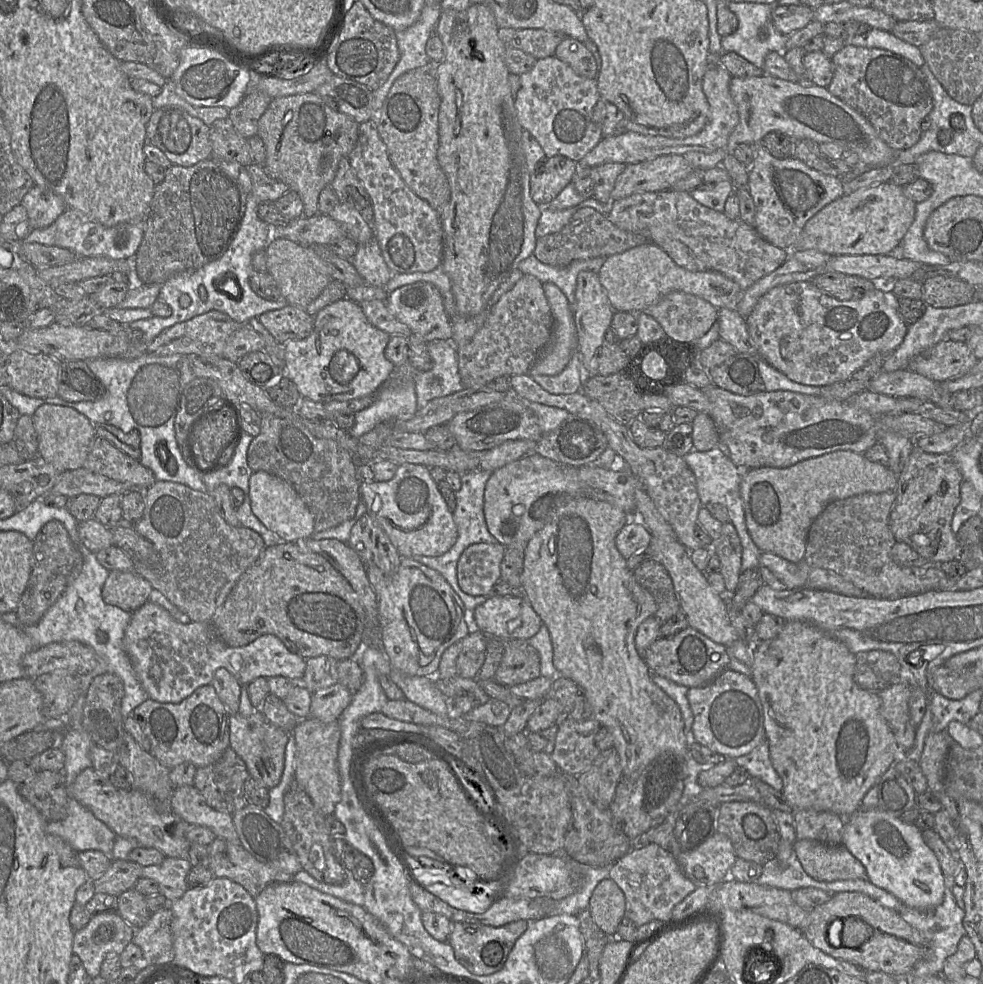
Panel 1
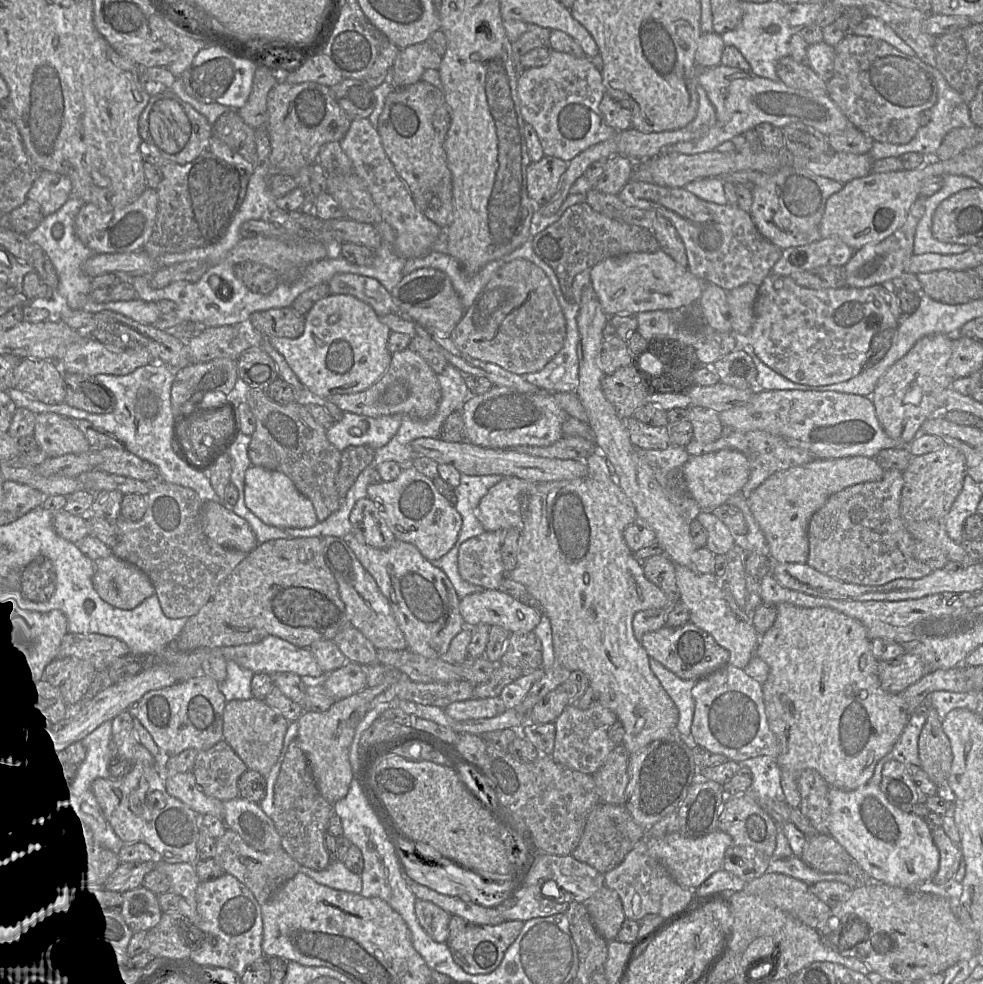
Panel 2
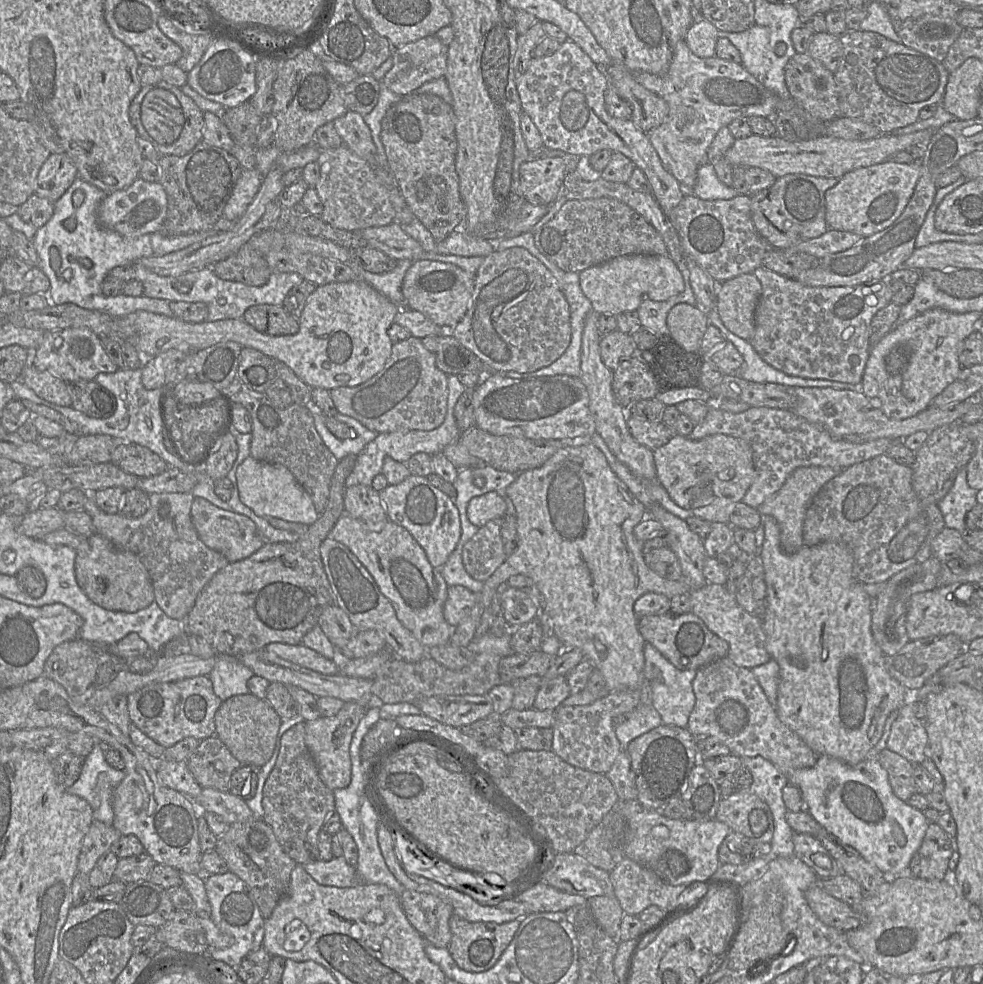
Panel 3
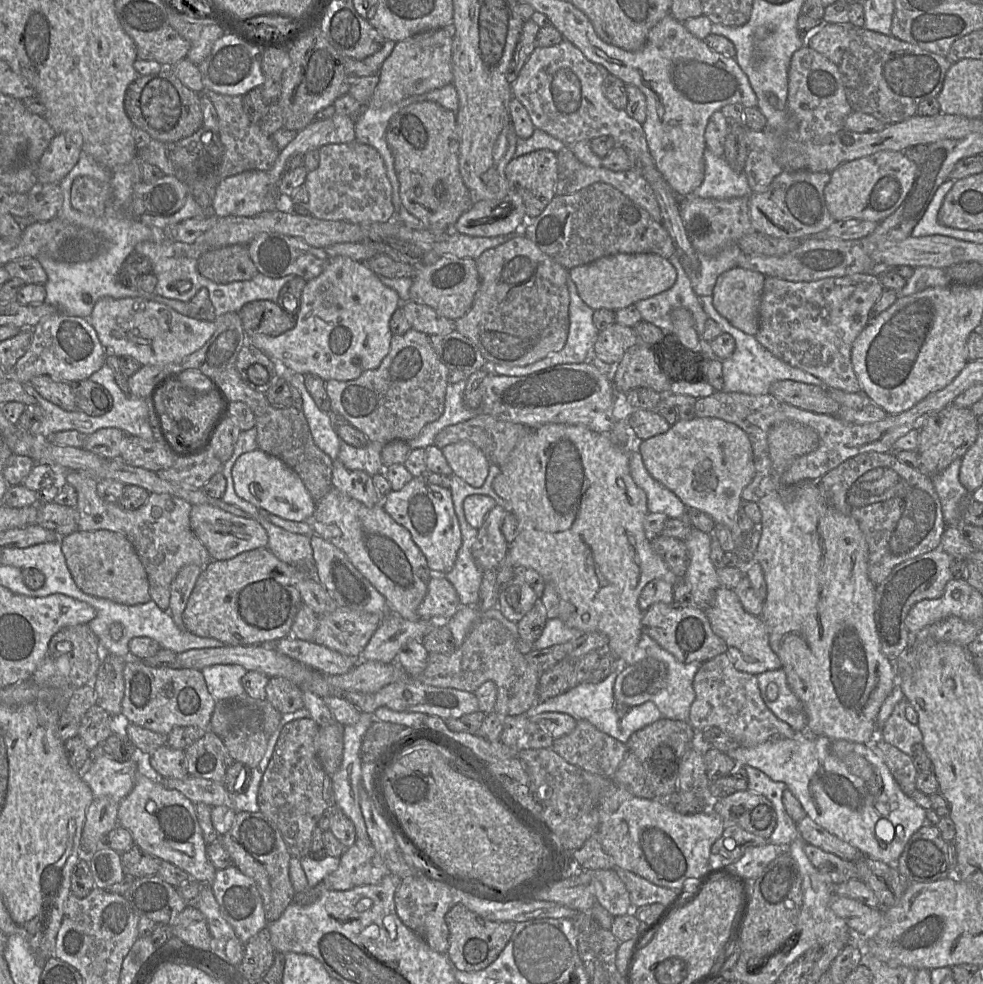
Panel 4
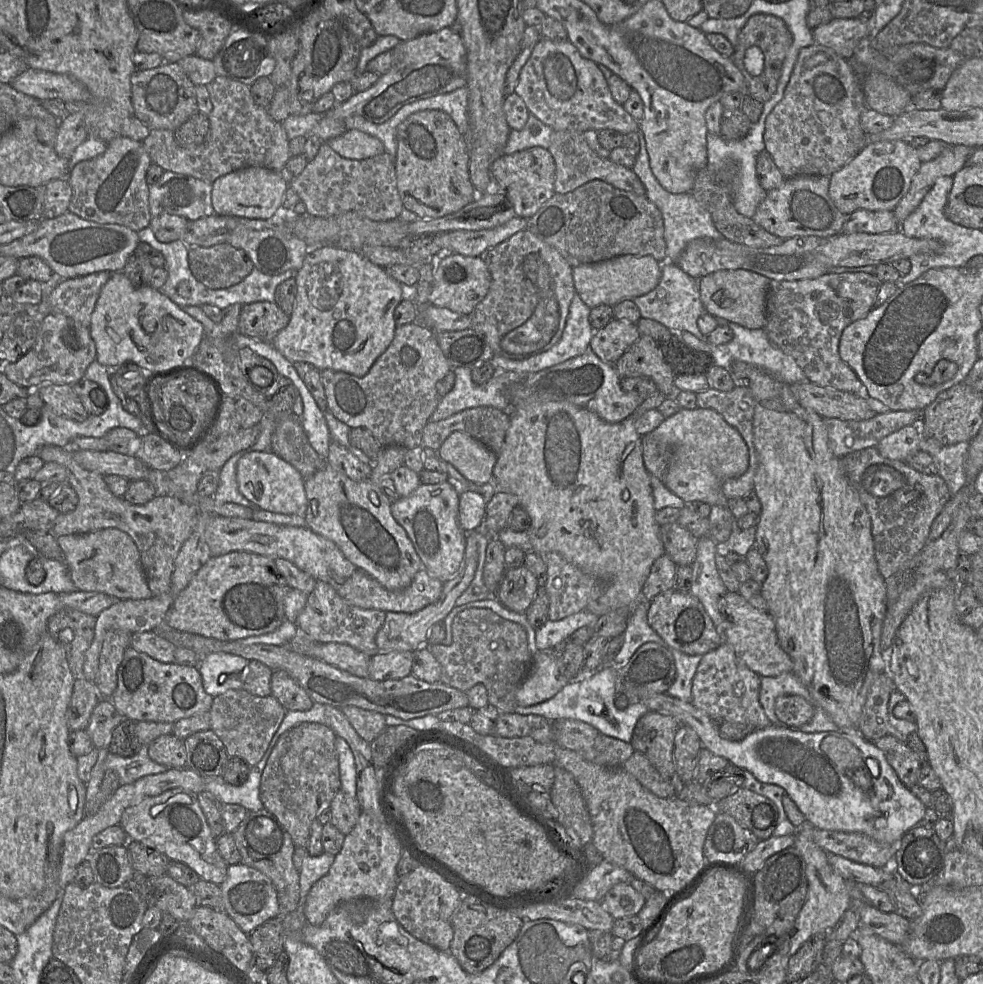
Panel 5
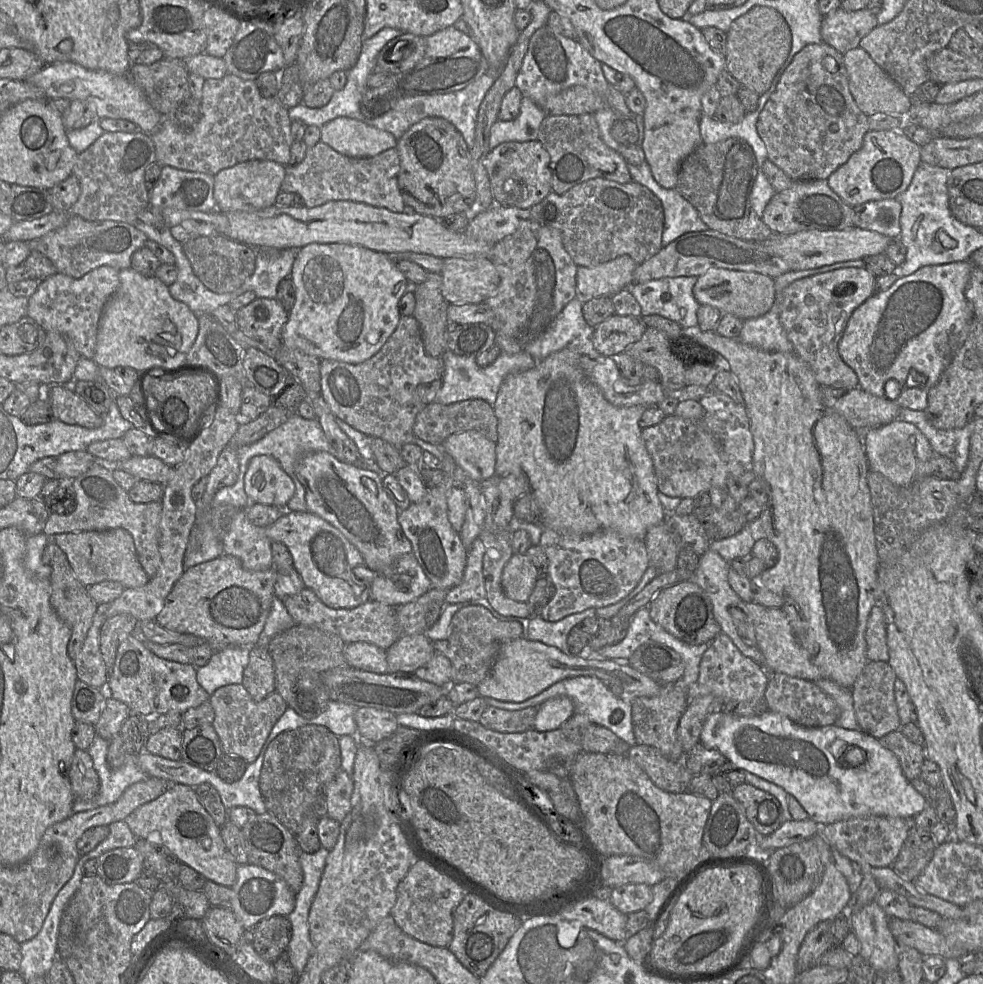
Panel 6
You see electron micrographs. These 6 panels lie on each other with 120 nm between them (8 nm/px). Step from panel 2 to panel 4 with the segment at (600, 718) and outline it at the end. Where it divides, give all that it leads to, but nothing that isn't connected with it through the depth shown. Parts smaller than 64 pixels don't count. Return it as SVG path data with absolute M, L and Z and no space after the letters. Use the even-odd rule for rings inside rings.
M647 657L635 664L628 665L617 676L614 684L616 703L639 706L666 685L667 666L664 662ZM586 720L577 721L576 727L571 733L555 739L552 749L568 763L605 778L613 778L614 773L628 753L626 744L601 732Z

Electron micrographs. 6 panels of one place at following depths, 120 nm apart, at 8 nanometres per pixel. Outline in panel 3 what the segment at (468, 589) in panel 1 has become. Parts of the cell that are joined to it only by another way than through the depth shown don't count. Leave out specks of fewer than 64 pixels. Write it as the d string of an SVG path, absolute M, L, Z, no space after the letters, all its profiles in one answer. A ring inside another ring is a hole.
M503 518L488 521L462 548L464 568L475 580L484 583L506 559L502 524Z

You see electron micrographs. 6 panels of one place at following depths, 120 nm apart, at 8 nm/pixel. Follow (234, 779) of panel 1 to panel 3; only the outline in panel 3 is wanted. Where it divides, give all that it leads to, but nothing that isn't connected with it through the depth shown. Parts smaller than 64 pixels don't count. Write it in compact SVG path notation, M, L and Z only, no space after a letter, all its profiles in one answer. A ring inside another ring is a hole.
M212 736L200 741L187 765L202 788L229 792L231 776L242 764L217 736Z

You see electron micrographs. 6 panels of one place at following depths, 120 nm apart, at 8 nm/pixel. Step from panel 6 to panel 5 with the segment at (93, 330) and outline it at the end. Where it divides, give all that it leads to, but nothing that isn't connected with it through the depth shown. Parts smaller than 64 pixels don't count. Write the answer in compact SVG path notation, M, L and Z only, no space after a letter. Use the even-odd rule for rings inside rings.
M96 272L86 276L63 279L49 296L50 312L70 317L90 327L91 315L102 287L112 273Z

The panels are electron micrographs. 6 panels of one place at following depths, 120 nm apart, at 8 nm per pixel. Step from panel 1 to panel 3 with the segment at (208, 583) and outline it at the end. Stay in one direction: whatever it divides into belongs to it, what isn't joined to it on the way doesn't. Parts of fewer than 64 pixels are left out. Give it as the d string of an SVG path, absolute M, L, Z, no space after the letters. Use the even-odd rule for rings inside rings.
M163 492L148 495L148 508L137 518L129 518L121 512L109 514L95 503L92 494L87 494L83 510L91 517L96 533L107 538L116 547L136 555L146 568L154 591L154 600L170 618L185 620L195 604L196 598L211 578L229 561L219 552L208 548L199 538L192 520L191 505L194 496L191 492Z

